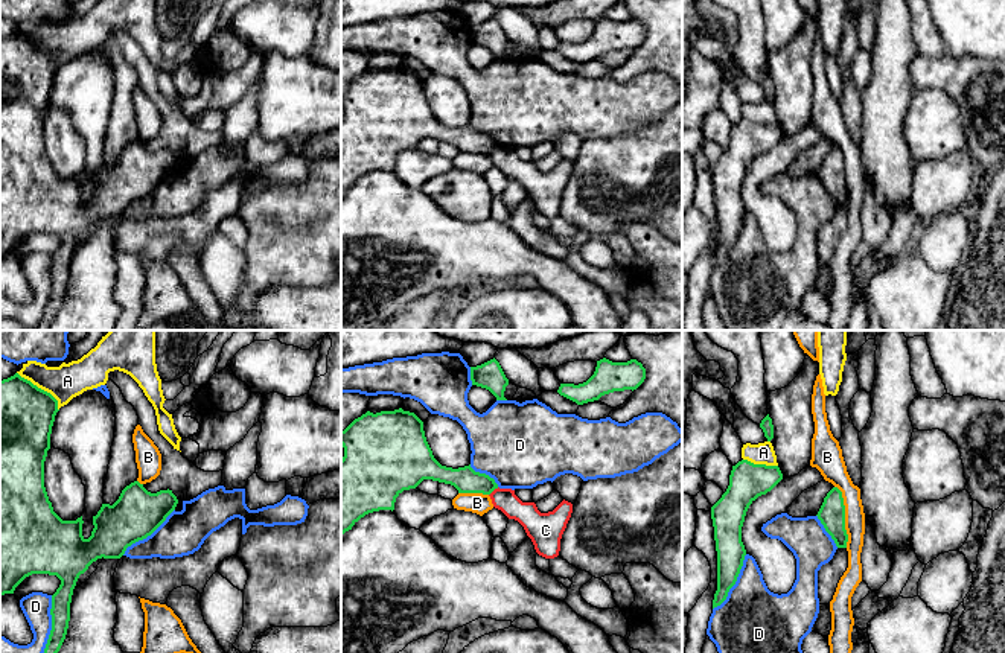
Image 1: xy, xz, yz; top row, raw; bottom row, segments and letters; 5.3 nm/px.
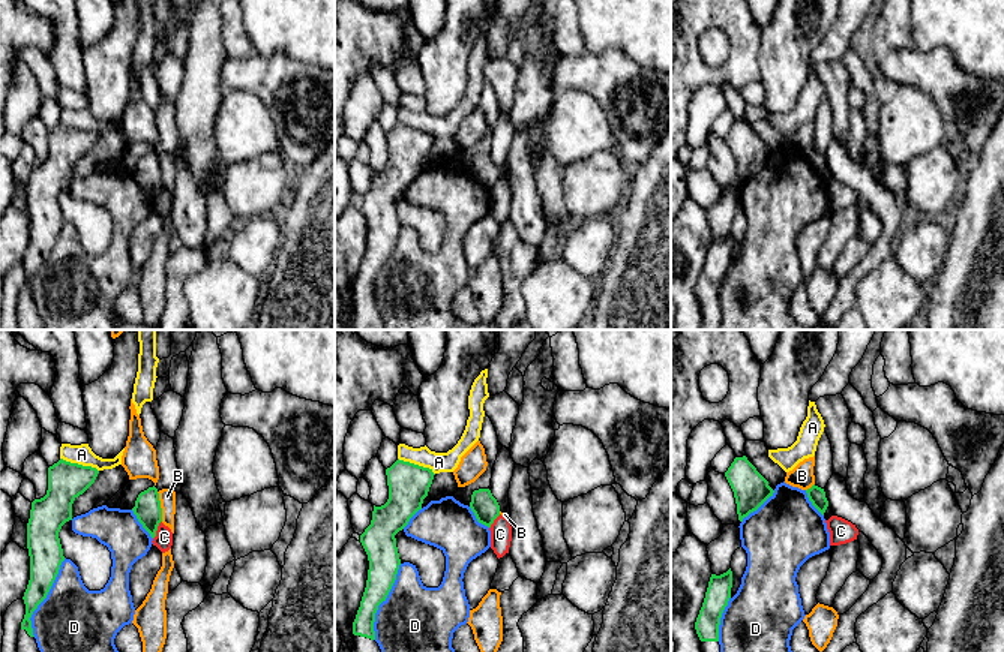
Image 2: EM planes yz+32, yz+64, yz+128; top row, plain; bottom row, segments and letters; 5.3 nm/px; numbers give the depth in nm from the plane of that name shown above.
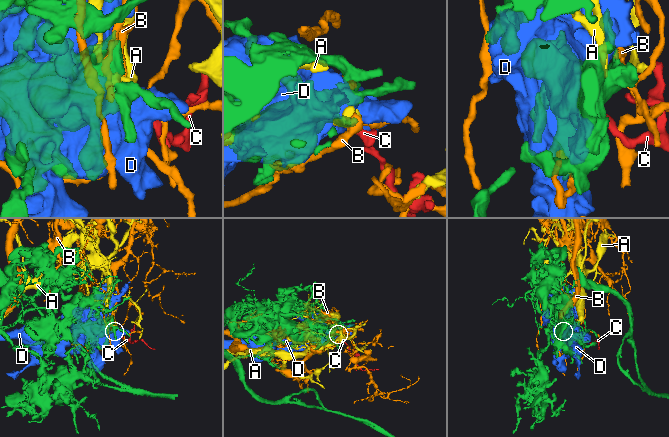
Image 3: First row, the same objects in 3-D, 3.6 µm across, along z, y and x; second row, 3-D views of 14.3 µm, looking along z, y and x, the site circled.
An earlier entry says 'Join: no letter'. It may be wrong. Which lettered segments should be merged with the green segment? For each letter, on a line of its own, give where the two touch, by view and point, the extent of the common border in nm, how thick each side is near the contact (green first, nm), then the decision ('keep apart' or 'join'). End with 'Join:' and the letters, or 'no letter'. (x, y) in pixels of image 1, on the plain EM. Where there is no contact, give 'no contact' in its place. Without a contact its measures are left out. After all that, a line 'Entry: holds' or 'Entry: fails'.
A: contact xy (40, 47); length 300 nm; calibres 460 and 190 nm; keep apart
B: contact yz (844, 175); length 340 nm; calibres 140 and 130 nm; keep apart
C: contact xz (494, 148); length 70 nm; calibres 140 and 120 nm; keep apart
D: contact xy (51, 293); length 420 nm; calibres 100 and 150 nm; keep apart
Join: no letter
Entry: holds

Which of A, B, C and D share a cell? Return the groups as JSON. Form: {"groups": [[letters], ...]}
{"groups": [["A"], ["B"], ["C"], ["D"]]}

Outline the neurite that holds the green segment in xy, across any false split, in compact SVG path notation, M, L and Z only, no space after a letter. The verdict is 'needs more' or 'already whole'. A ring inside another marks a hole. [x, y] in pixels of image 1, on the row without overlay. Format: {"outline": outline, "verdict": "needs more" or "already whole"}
{"outline": "M18 32L0 40L0 254L14 253L32 233L56 234L61 239L52 254L52 289L43 318L34 330L47 330L65 298L72 254L79 234L97 218L120 218L128 205L151 195L178 163L172 149L151 152L134 140L122 149L113 164L102 163L93 175L91 195L85 198L82 175L62 180L53 170L44 146L44 120L58 70L58 59L50 52Z", "verdict": "already whole"}

